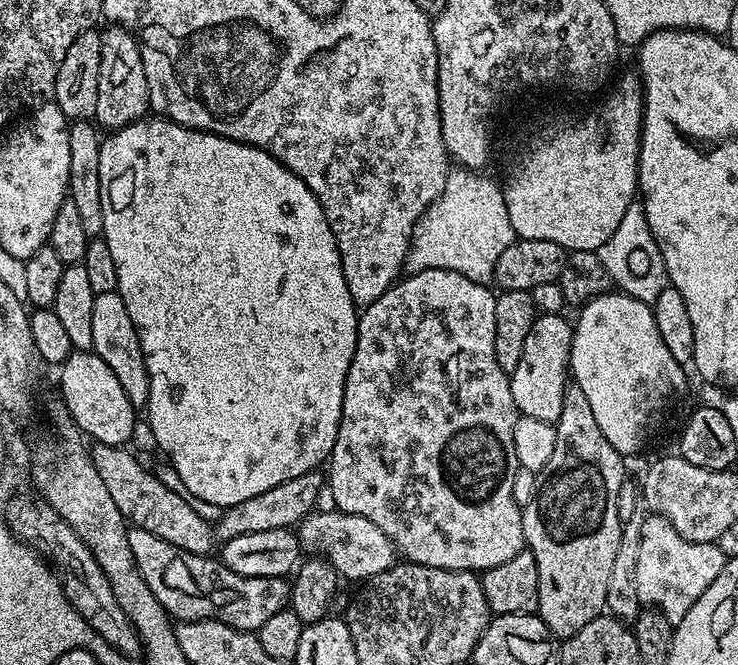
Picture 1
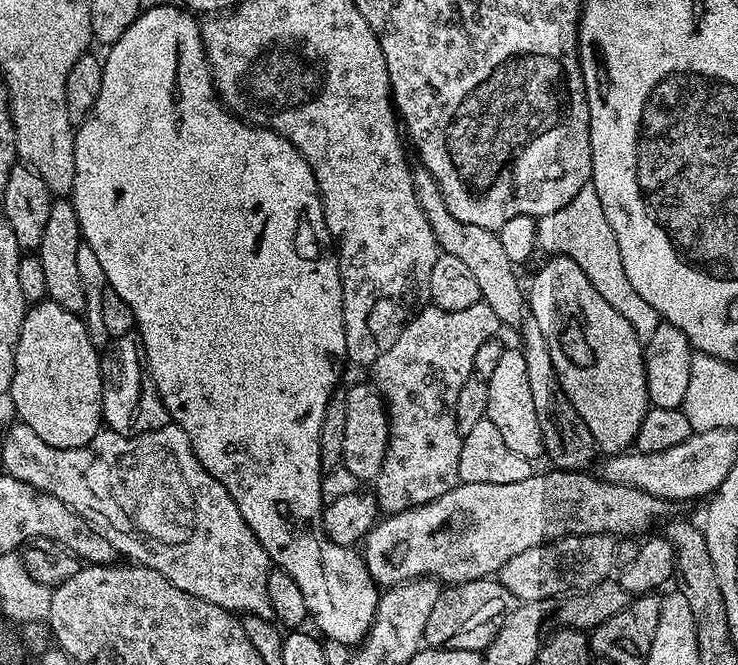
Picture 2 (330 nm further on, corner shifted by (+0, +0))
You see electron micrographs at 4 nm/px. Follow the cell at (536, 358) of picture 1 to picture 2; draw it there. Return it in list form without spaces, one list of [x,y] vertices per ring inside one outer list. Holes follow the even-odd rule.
[[[519,347],[508,348],[492,364],[492,373],[486,376],[488,382],[488,401],[486,410],[487,420],[494,422],[494,426],[502,433],[502,439],[509,444],[510,450],[522,454],[522,458],[533,462],[539,461],[544,456],[544,443],[542,442],[542,430],[538,427],[538,414],[534,410],[534,401],[530,394],[530,381],[526,375],[526,358]]]

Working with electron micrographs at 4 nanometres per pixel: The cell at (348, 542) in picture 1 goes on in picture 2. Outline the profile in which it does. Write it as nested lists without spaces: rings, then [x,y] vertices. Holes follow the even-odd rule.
[[[566,536],[562,540],[554,540],[546,544],[539,544],[530,550],[522,550],[522,554],[514,554],[508,562],[500,567],[498,579],[510,594],[516,596],[517,601],[527,602],[530,600],[552,600],[563,597],[573,592],[583,592],[585,588],[592,588],[596,584],[609,579],[613,571],[616,540],[611,536]]]

